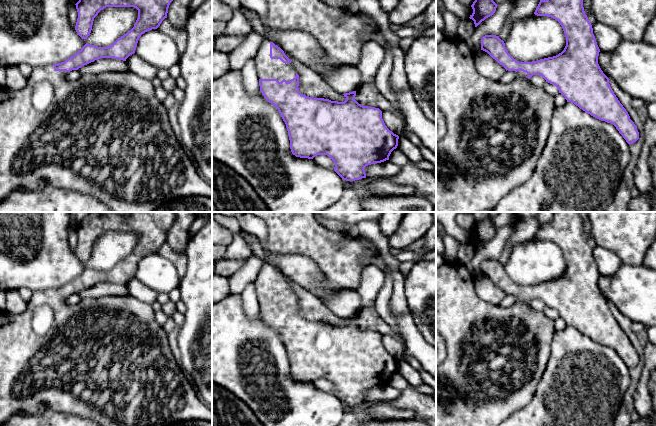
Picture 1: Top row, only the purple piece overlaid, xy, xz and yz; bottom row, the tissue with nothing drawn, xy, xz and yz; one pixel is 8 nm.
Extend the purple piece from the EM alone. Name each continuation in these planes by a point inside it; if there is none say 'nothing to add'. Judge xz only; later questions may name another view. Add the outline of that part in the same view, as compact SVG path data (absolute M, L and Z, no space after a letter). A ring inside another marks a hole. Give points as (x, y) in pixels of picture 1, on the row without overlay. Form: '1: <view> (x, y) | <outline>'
1: xz (267, 292) | M264 264L254 281L259 303L285 303L289 306L295 302L296 294L291 287L283 287L280 283L270 282L270 265Z

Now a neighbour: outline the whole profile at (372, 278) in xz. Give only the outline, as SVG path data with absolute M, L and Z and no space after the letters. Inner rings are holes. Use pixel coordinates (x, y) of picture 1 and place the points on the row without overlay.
M377 265L365 266L361 274L361 282L356 290L360 295L363 308L372 307L385 280L385 272Z

